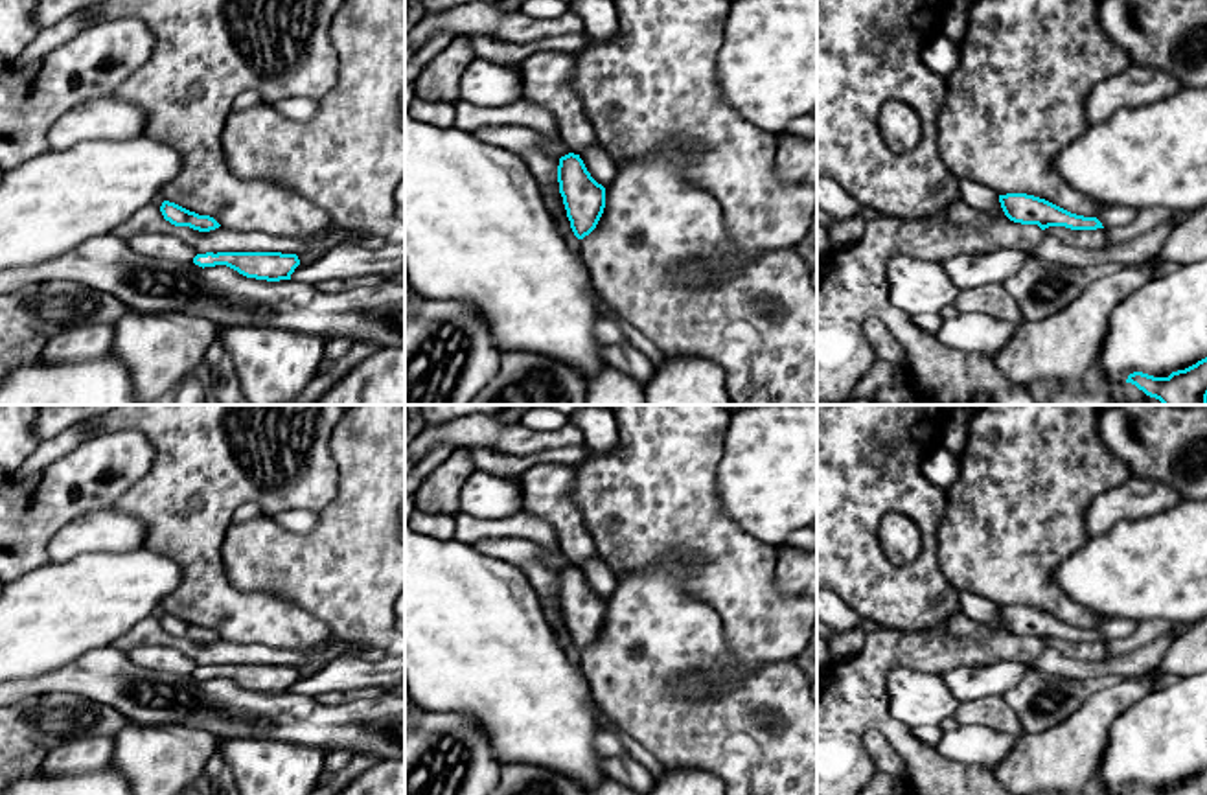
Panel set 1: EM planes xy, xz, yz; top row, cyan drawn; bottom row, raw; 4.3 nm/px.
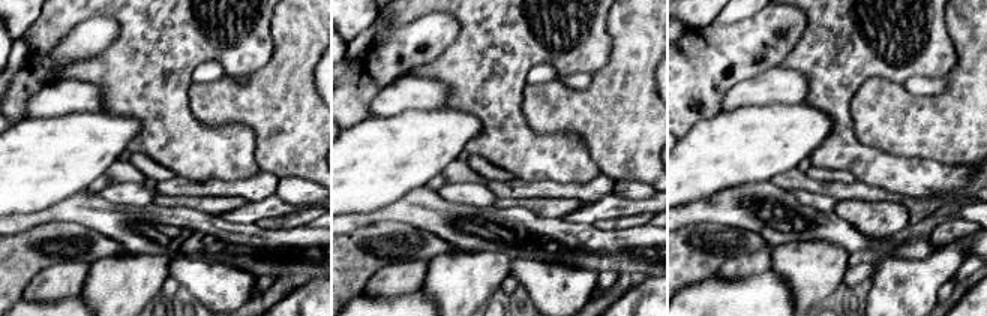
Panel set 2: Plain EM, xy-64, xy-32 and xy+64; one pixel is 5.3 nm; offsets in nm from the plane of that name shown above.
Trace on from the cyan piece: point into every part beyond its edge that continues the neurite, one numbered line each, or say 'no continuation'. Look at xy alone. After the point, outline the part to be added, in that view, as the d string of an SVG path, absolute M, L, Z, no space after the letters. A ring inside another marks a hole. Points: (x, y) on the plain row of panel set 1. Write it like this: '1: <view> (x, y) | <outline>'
no continuation

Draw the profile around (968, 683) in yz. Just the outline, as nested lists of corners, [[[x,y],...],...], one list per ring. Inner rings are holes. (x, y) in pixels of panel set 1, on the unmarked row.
[[[1001,661],[981,666],[959,666],[942,674],[942,679],[959,703],[970,703],[988,696],[1005,696],[1027,670],[1021,662]]]

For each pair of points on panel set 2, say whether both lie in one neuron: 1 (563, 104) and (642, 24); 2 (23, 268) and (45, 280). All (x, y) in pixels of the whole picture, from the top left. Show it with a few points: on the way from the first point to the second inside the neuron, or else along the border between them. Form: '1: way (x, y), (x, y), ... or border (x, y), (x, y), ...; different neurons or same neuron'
1: way (588, 102), (635, 56), (636, 50); same neuron
2: border (66, 261), (47, 265), (21, 297); different neurons

